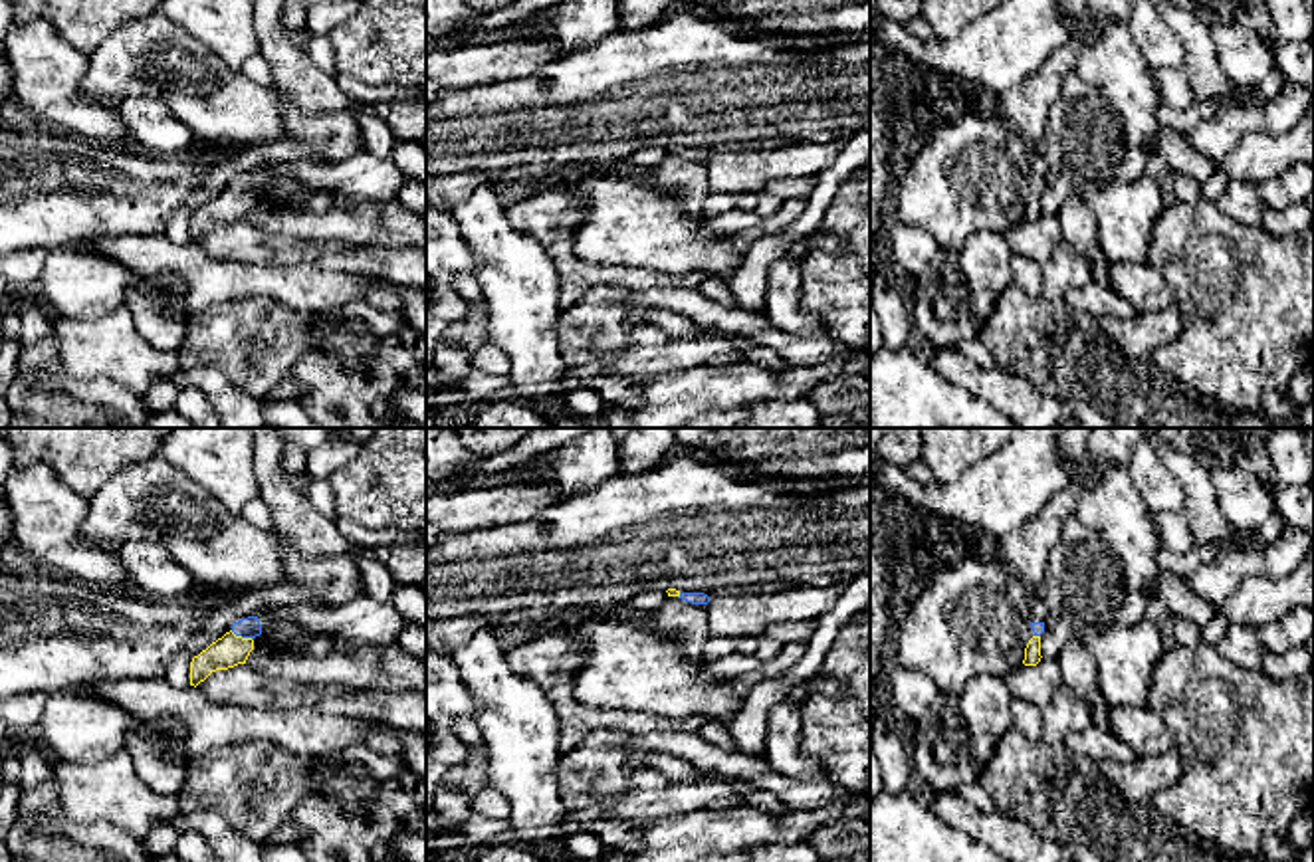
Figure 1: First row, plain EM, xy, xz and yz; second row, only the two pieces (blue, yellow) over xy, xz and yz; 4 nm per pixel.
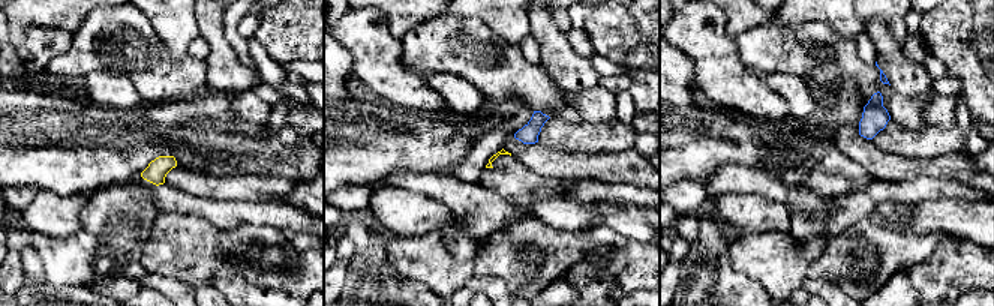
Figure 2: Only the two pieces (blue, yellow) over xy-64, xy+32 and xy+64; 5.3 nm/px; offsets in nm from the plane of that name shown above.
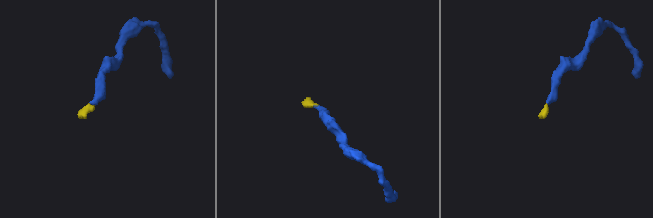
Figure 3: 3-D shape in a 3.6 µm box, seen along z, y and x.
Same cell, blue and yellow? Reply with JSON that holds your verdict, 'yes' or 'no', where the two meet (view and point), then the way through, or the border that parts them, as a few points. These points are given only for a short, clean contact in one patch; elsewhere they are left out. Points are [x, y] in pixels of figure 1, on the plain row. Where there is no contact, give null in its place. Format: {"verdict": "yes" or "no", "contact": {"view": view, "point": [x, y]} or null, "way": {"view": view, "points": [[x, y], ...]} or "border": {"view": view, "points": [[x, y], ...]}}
{"verdict": "yes", "contact": {"view": "xy", "point": [240, 191]}, "way": {"view": "xy", "points": [[250, 183], [240, 191], [228, 207]]}}

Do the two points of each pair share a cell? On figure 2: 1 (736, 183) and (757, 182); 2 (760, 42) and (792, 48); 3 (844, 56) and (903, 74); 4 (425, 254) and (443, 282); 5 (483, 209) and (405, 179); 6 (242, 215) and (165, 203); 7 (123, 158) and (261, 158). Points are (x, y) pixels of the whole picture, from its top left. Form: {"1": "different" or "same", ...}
{"1": "same", "2": "same", "3": "different", "4": "same", "5": "same", "6": "same", "7": "same"}

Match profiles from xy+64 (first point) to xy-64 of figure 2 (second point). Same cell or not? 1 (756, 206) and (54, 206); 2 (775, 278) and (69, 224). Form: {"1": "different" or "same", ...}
{"1": "same", "2": "different"}

